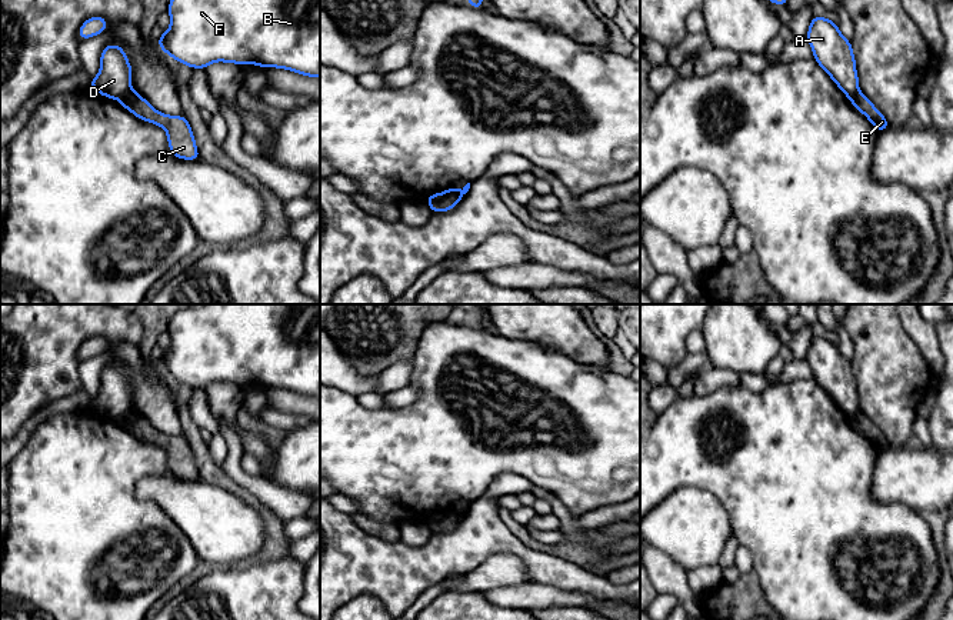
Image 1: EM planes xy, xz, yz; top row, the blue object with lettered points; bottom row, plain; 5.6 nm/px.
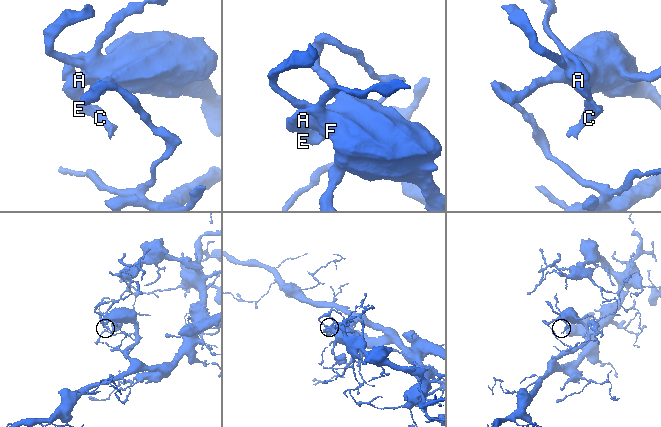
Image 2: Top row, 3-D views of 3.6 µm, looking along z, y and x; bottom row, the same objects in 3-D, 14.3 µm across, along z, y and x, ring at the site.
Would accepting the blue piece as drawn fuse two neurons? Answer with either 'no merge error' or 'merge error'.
merge error

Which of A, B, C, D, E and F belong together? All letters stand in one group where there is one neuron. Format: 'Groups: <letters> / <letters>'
Groups: A B D F / C E

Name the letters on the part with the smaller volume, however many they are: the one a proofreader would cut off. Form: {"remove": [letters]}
{"remove": ["C", "E"]}

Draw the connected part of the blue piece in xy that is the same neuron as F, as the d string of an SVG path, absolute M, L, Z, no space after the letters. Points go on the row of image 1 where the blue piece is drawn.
M170 0L170 29L156 41L159 47L191 69L216 61L257 64L320 77L320 0Z

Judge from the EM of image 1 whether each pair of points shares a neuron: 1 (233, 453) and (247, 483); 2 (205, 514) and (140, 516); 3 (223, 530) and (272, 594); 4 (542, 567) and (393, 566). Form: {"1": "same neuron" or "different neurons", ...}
{"1": "same neuron", "2": "different neurons", "3": "different neurons", "4": "same neuron"}

